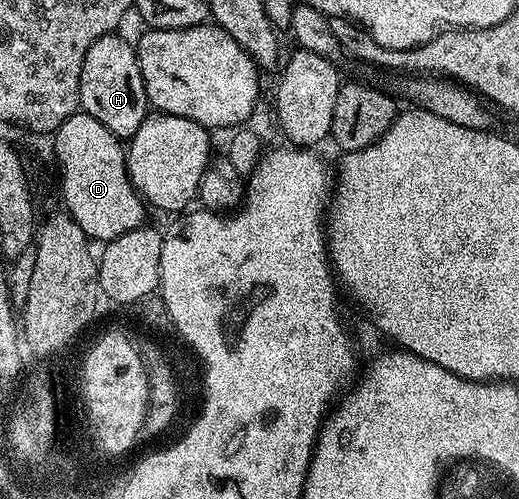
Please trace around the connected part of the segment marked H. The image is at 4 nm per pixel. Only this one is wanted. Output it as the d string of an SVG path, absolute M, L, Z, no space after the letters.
M120 33L103 35L94 41L94 45L90 45L86 61L82 61L80 107L122 141L131 139L138 125L142 125L149 115L150 104L136 60L136 48L131 42L127 43Z

